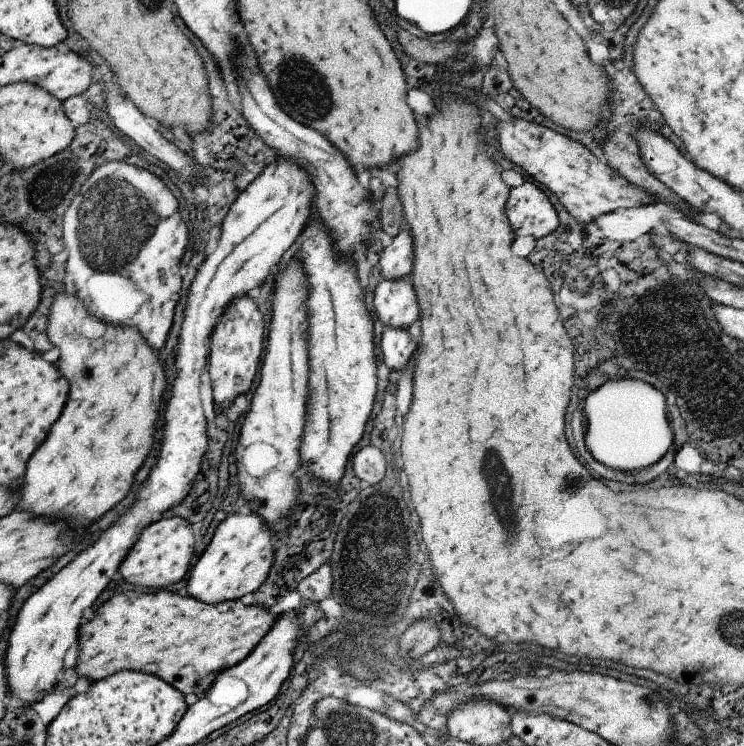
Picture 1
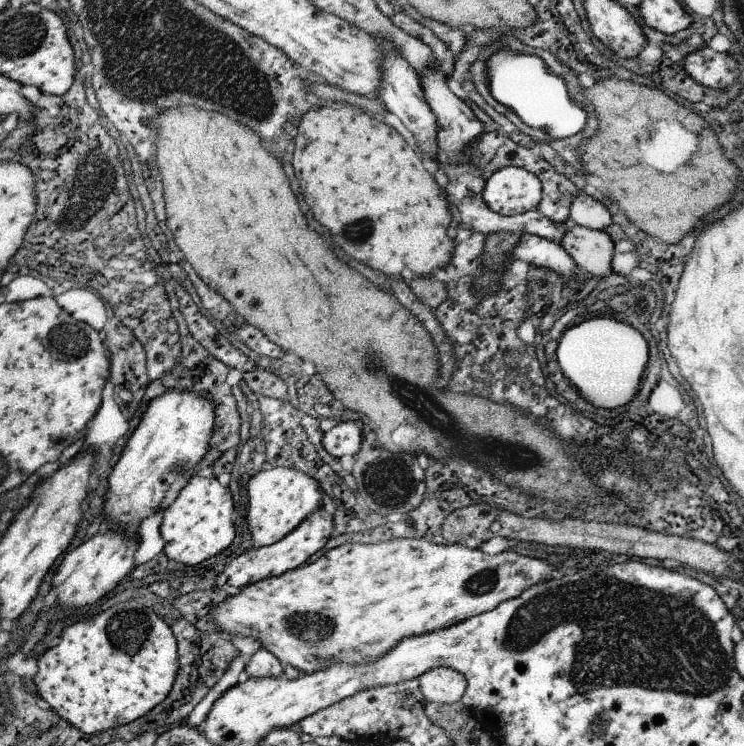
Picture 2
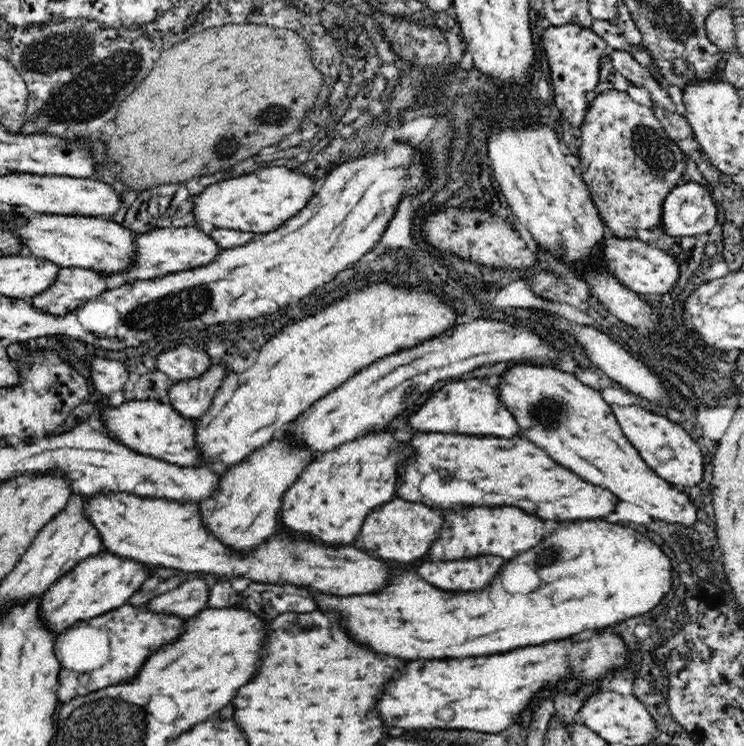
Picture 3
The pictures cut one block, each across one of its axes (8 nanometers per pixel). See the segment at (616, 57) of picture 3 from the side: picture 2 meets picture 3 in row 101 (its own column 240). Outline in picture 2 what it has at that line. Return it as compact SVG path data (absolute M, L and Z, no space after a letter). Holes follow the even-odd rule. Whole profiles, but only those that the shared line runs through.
M237 652L237 656L233 656L229 662L227 662L227 668L223 670L223 674L217 678L217 682L207 690L207 694L193 706L191 714L185 718L185 724L197 728L201 722L205 722L209 710L213 708L213 702L217 698L221 698L229 688L233 688L235 684L239 684L239 678L243 676L245 672L245 660L247 656Z

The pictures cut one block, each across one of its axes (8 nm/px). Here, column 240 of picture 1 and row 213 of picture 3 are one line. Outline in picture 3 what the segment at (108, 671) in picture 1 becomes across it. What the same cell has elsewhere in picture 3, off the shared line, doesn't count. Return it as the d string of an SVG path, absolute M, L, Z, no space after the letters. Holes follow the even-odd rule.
M602 90L594 98L594 106L588 108L586 120L582 128L578 130L578 142L580 142L580 162L582 170L580 176L584 178L584 184L588 186L590 194L594 196L594 202L600 210L600 214L606 218L610 230L614 236L632 236L634 230L652 230L660 224L662 204L666 202L666 196L678 188L684 186L684 172L686 172L686 158L680 150L680 146L670 140L666 130L662 128L662 122L654 116L652 108L646 108L638 102L634 102L628 92L618 90Z

